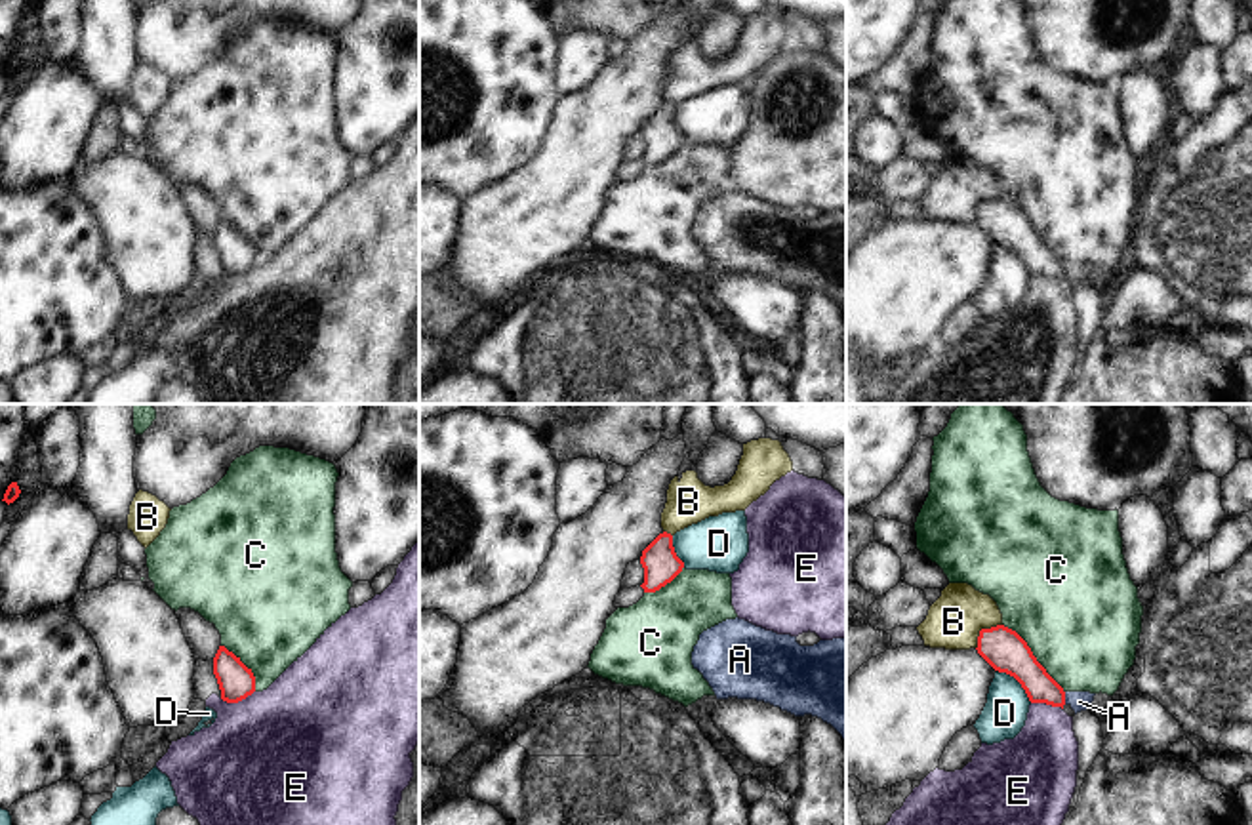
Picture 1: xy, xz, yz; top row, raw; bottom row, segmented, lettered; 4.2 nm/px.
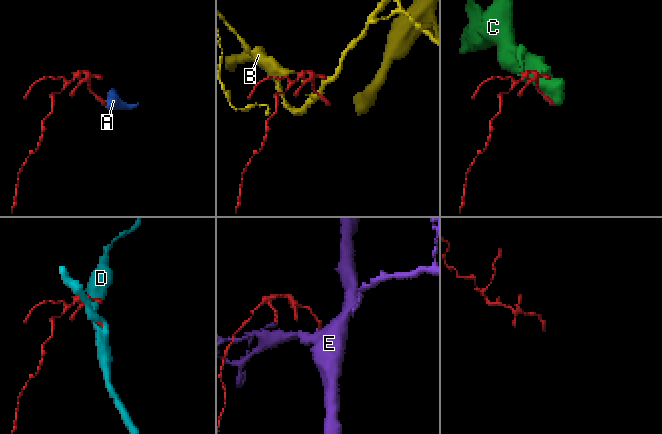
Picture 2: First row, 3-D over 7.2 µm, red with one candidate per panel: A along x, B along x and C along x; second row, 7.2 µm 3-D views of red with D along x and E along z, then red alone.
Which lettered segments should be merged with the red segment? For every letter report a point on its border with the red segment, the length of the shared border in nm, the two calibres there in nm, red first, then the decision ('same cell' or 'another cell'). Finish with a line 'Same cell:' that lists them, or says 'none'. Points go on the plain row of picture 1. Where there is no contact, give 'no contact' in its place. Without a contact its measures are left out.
A: meets red in yz at (1064, 271); contact 60 nm long; 140 nm thick on the red side, 80 nm on the other; same cell
B: meets red in yz at (982, 202); contact 160 nm long; 180 nm thick on the red side, 240 nm on the other; another cell
C: meets red in yz at (1033, 229); contact 400 nm long; 180 nm thick on the red side, 480 nm on the other; another cell
D: meets red in yz at (1018, 254); contact 200 nm long; 180 nm thick on the red side, 190 nm on the other; another cell
E: meets red in xy at (237, 275); contact 160 nm long; 150 nm thick on the red side, 500 nm on the other; another cell
Same cell: A

